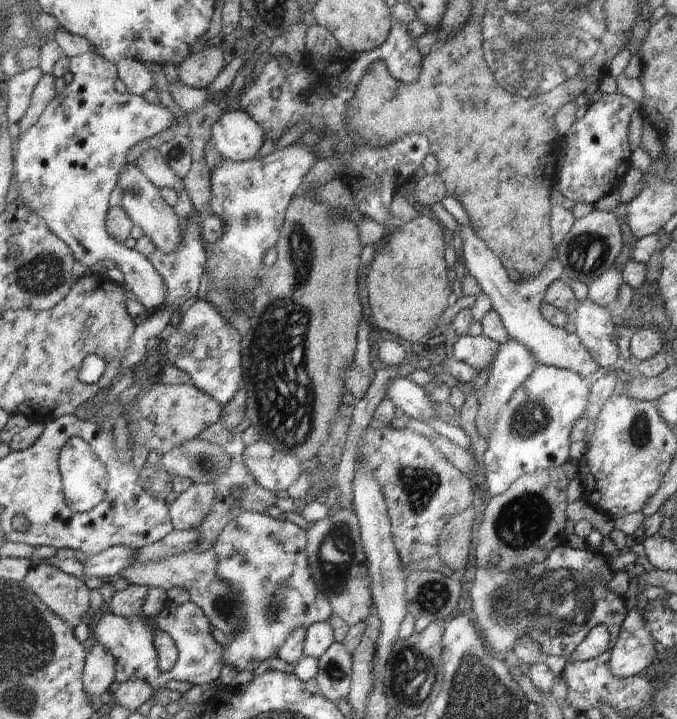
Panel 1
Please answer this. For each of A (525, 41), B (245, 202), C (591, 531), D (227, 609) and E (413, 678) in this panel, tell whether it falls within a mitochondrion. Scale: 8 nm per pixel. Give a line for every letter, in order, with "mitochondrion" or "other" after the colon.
A: mitochondrion
B: other
C: other
D: mitochondrion
E: mitochondrion

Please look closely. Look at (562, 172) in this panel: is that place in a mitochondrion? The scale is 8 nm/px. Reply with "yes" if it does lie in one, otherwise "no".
no

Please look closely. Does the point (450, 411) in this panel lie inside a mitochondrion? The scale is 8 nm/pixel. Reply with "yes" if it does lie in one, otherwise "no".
no

